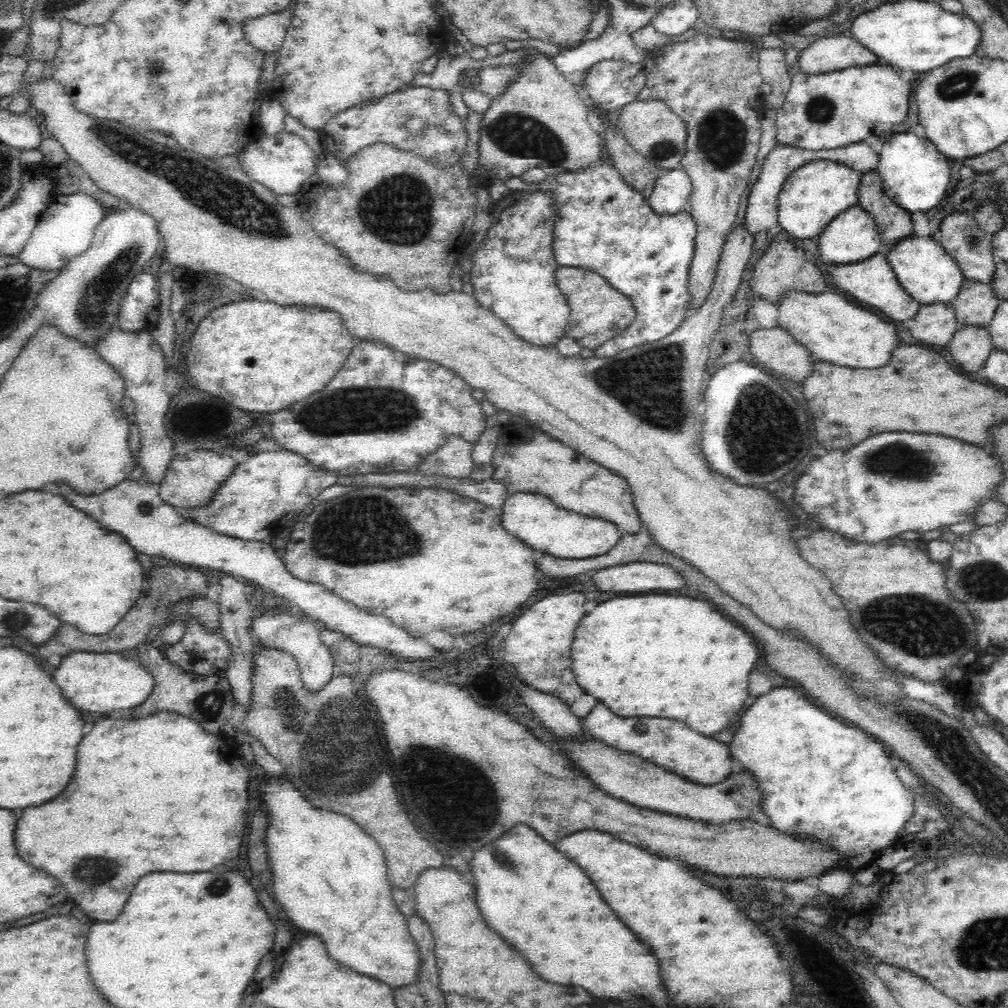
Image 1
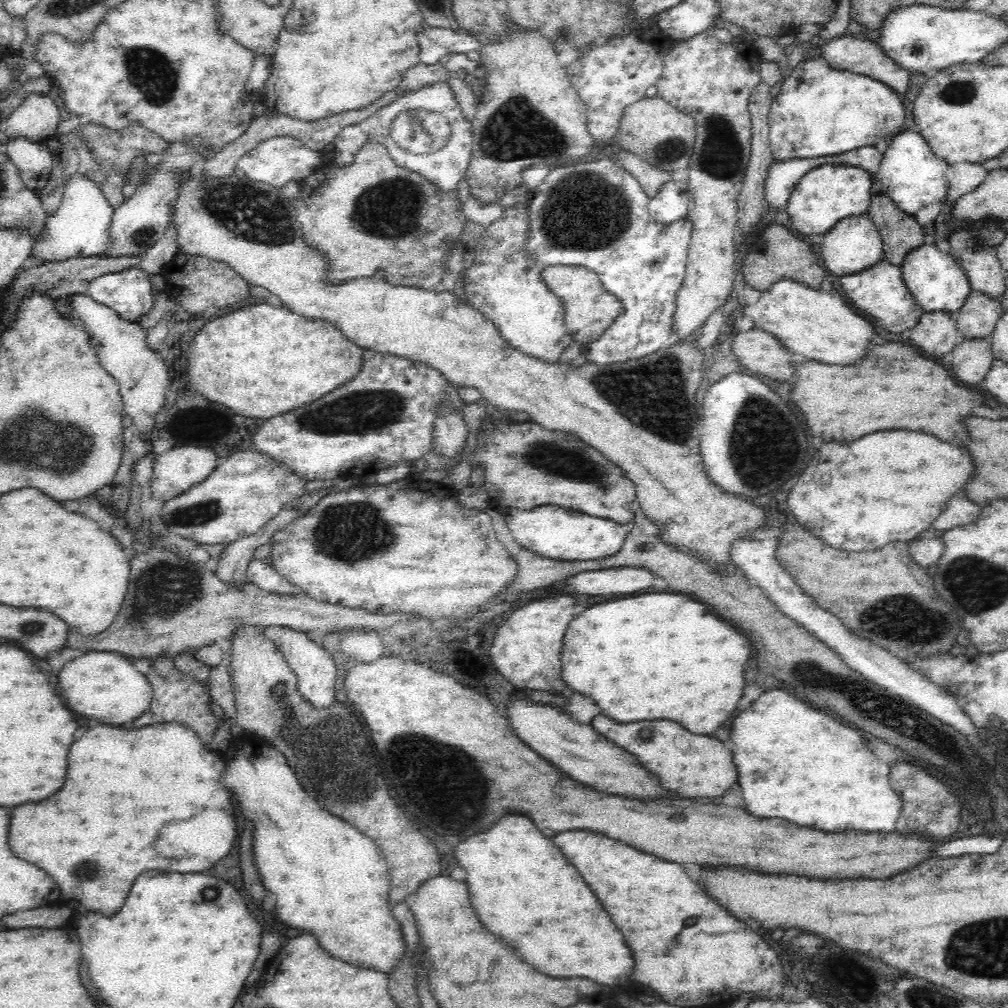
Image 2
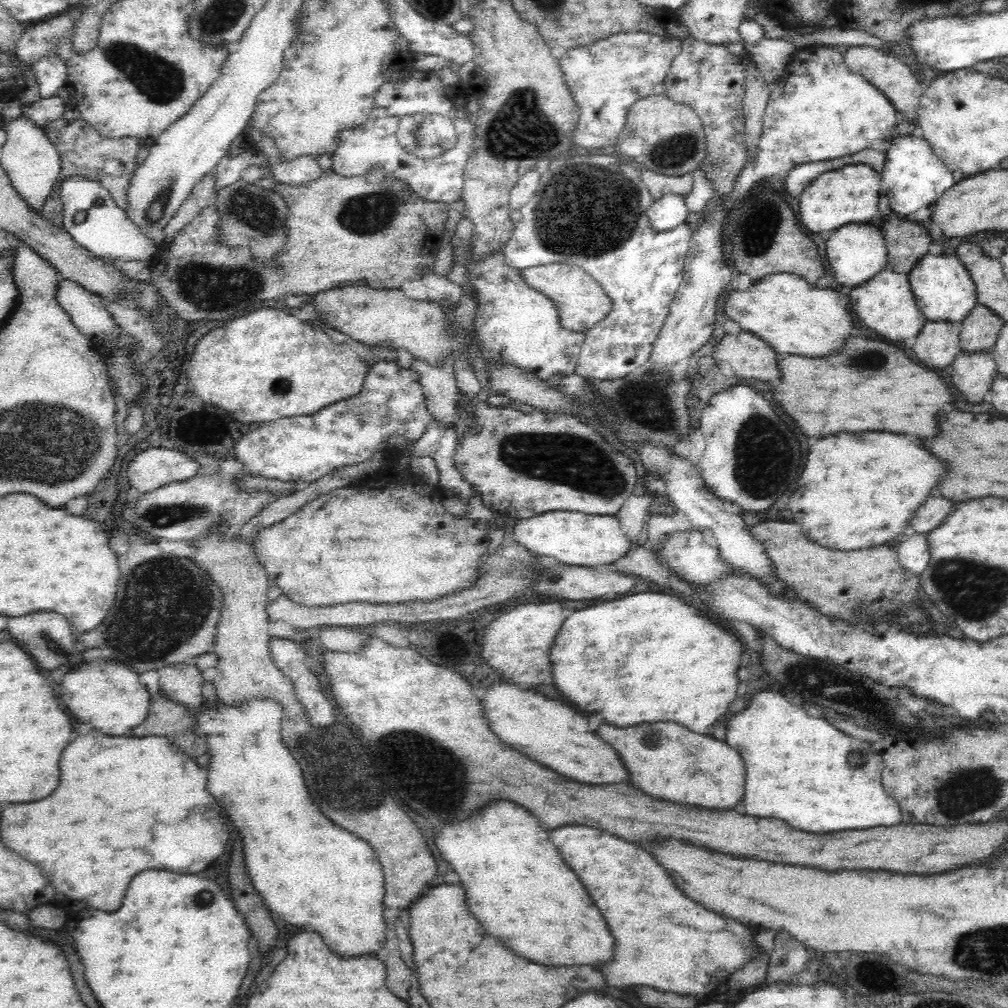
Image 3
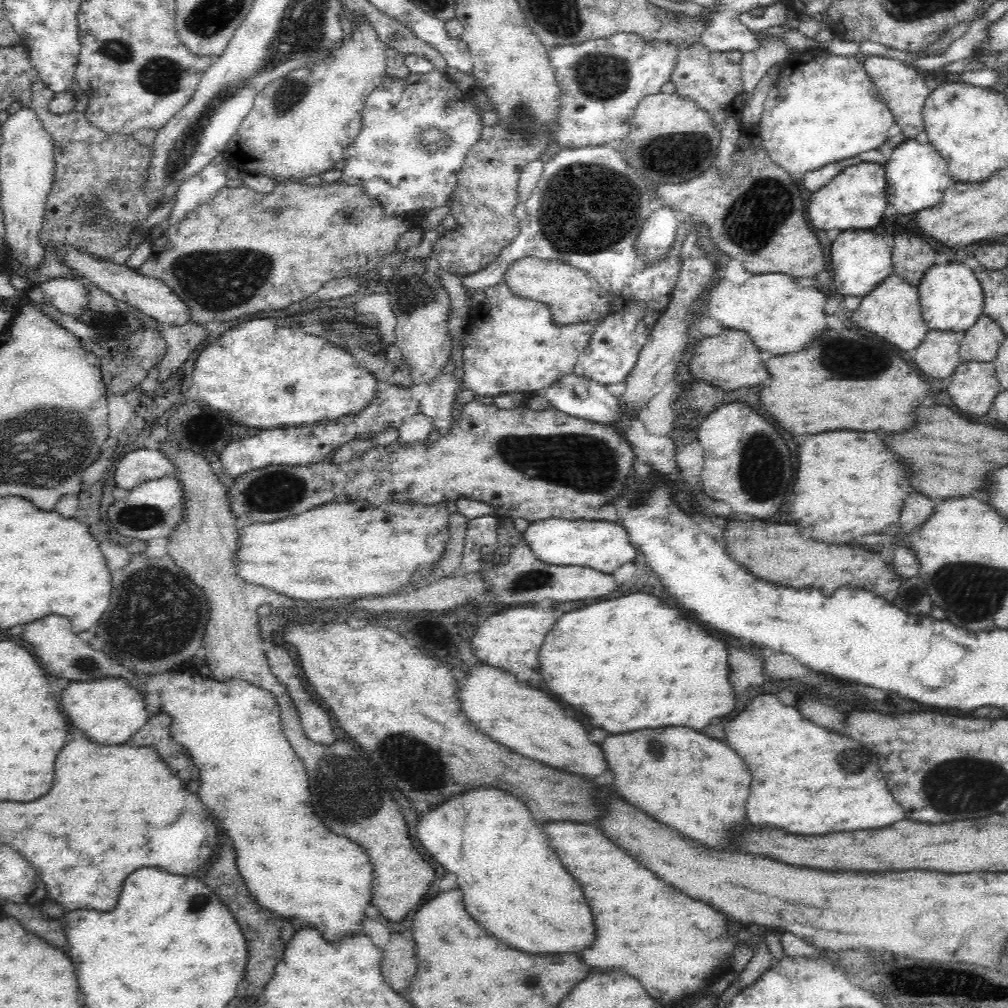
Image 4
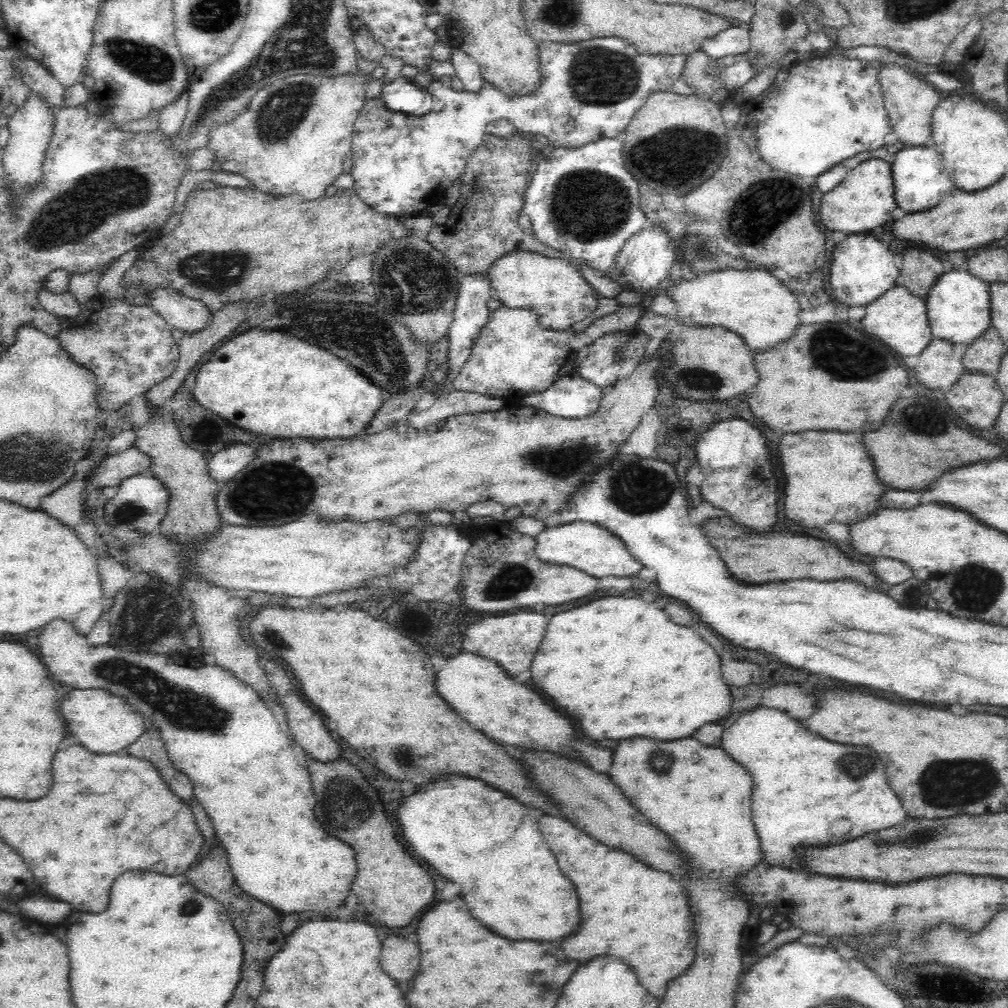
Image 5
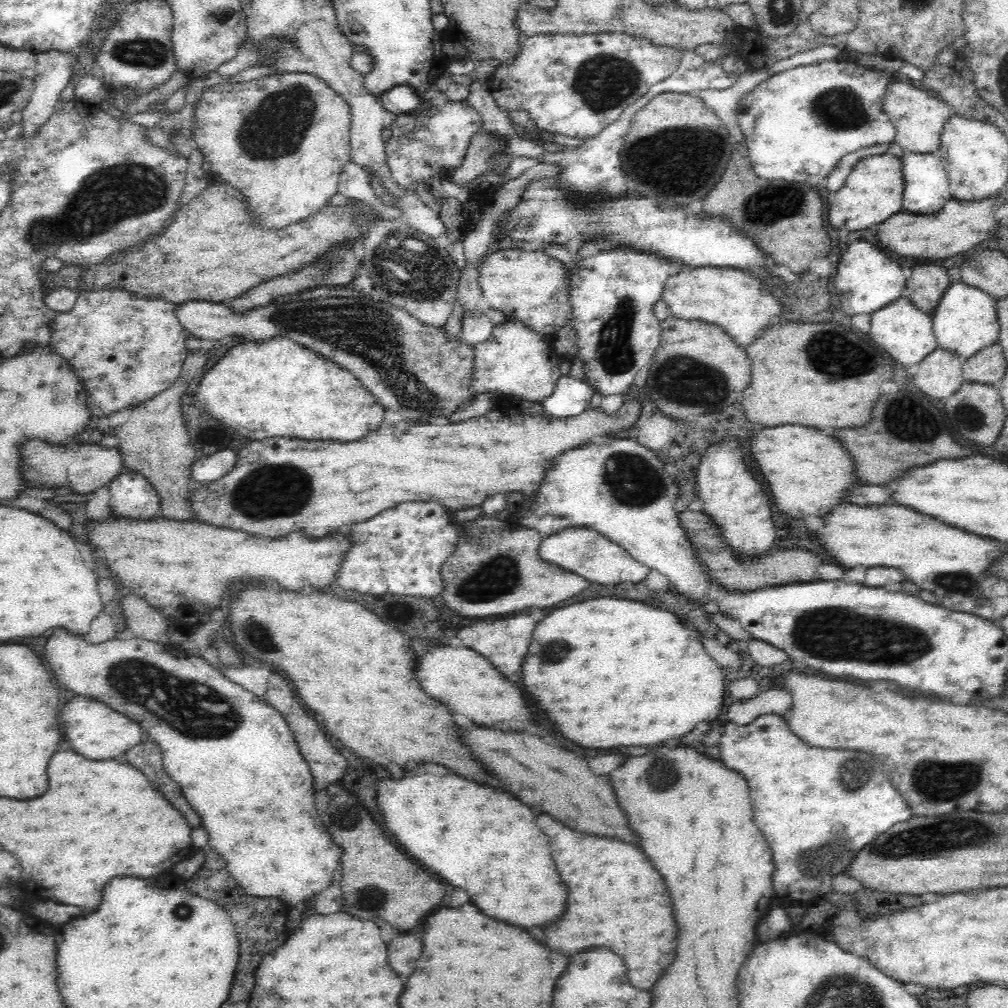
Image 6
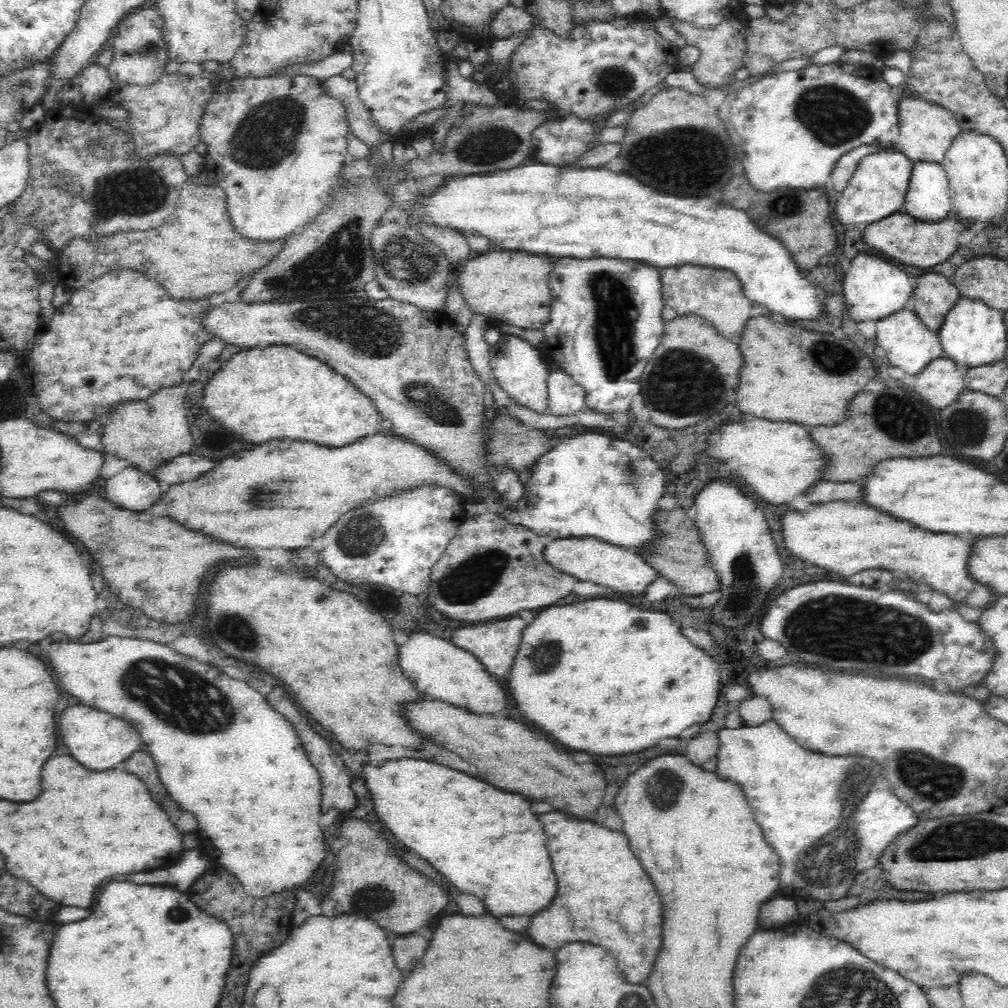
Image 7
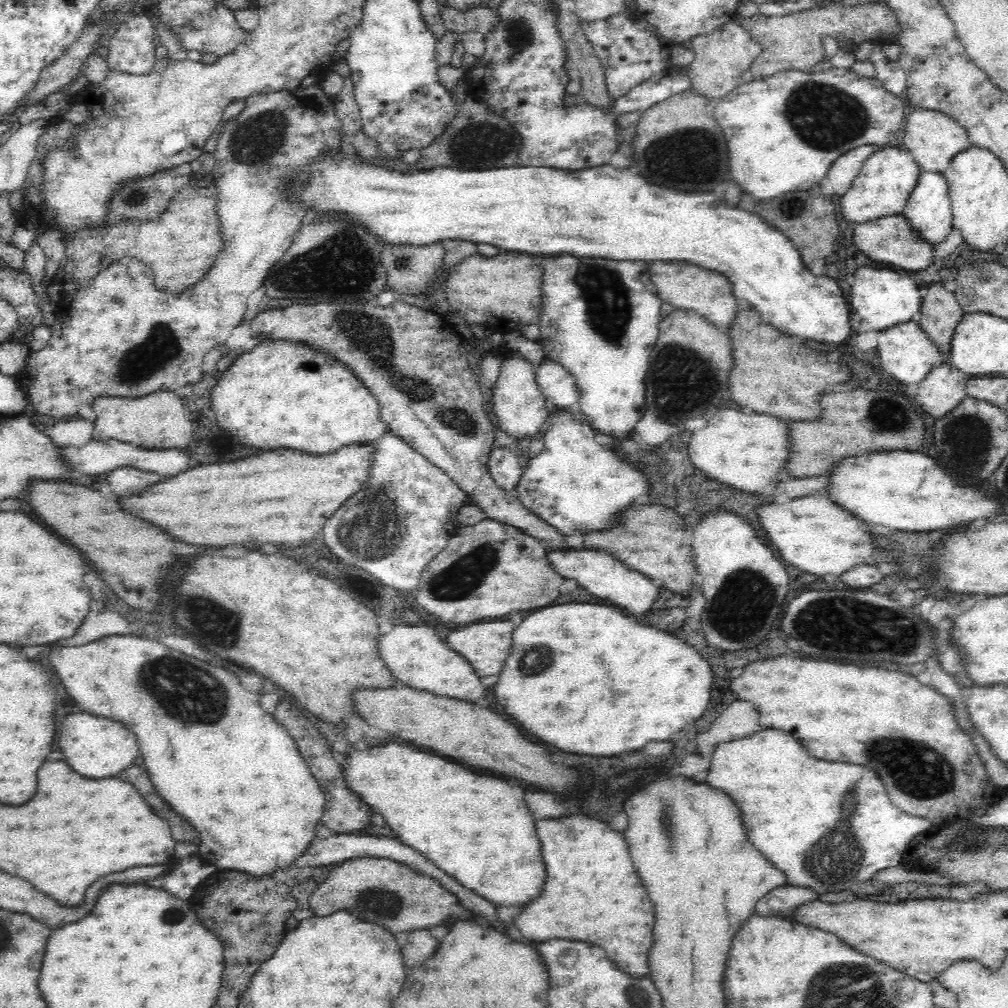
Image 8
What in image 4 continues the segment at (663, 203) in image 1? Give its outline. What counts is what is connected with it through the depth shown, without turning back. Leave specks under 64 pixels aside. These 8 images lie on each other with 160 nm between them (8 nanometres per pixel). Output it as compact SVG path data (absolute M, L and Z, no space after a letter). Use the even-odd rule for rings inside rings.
M667 206L655 208L633 242L636 256L646 265L662 262L676 240L679 216Z

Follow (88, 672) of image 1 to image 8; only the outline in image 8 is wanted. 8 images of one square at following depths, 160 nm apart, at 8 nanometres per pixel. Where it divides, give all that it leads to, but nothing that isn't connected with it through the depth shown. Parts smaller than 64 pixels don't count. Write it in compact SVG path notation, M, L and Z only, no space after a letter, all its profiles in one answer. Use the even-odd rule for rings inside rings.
M86 712L70 714L64 720L58 742L60 742L60 750L64 754L66 764L82 778L94 778L94 780L116 776L120 770L124 770L124 766L126 768L132 766L140 754L136 736L122 726L122 723L112 722L108 718L90 716Z

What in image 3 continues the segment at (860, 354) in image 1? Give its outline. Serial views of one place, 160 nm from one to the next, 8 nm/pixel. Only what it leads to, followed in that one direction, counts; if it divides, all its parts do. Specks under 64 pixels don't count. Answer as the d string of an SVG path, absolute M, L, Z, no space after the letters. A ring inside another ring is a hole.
M781 272L763 276L754 282L750 290L732 290L726 295L726 300L722 304L724 316L734 320L740 330L751 332L760 340L763 340L770 349L780 358L780 356L826 356L840 348L840 344L845 342L845 338L854 334L856 326L850 322L848 311L840 304L840 296L832 290L818 288L811 285L802 277L789 272Z

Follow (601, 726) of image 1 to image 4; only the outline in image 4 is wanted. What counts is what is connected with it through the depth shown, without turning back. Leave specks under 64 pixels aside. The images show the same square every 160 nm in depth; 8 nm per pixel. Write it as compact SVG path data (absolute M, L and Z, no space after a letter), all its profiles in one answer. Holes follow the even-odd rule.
M664 728L664 730L644 730L628 732L620 736L610 736L602 744L606 764L614 776L614 786L618 794L630 804L648 812L658 822L678 830L682 836L696 840L712 850L738 850L740 838L746 832L746 800L750 794L750 772L746 764L732 752L729 746L698 734L690 728ZM652 746L652 754L650 754ZM694 750L702 752L704 758L694 758Z

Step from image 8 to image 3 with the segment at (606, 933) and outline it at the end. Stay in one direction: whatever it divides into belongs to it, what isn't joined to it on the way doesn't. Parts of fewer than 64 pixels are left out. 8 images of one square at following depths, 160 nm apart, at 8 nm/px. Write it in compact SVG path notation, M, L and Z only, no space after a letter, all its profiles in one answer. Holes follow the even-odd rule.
M560 826L560 828L554 828L554 830L550 830L550 840L552 840L552 844L556 844L556 850L560 852L562 860L566 860L566 864L572 866L572 870L578 874L578 878L580 878L582 884L586 886L588 894L592 896L594 904L598 906L600 914L604 916L604 920L606 920L606 924L608 924L610 936L612 936L612 940L614 940L612 958L610 958L608 962L600 964L598 972L606 978L606 982L608 982L610 986L616 986L616 988L620 988L620 986L646 986L646 988L654 988L654 990L658 990L658 992L674 992L674 994L682 994L682 996L692 994L692 996L700 996L700 998L702 998L702 996L712 994L712 992L718 988L718 984L720 984L722 980L726 980L726 976L730 976L734 970L738 970L742 964L746 964L748 960L754 958L756 952L754 952L754 942L752 942L752 936L750 936L748 928L744 928L742 924L738 924L738 922L732 920L732 918L726 918L726 916L722 916L722 914L714 914L714 912L706 910L704 906L688 900L688 898L672 884L672 880L666 876L666 872L664 872L642 848L636 848L634 842L631 843L622 838L616 838L616 836L611 833L604 832L604 830L596 830L596 828L588 828L588 826Z

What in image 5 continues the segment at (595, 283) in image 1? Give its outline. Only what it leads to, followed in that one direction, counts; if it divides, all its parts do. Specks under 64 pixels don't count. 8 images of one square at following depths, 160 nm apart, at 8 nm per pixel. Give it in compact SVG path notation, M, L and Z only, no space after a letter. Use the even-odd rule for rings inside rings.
M515 250L498 257L483 275L501 306L531 310L544 330L567 330L598 308L597 292L566 258L550 258L539 252Z

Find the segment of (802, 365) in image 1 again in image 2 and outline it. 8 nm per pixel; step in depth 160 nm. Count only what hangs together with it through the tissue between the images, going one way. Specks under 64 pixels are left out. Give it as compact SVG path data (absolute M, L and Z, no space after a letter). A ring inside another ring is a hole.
M751 329L734 335L732 355L740 363L742 372L755 377L754 374L766 374L772 380L792 378L792 356L780 341L760 329Z

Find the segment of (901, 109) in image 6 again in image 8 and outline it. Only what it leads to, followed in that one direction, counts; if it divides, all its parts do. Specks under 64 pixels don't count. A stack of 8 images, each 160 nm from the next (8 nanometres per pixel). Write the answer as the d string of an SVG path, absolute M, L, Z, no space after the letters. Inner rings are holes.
M913 108L913 112L905 119L904 146L912 153L914 160L919 164L921 172L943 172L948 168L960 152L966 152L971 147L967 132L955 120L941 112Z

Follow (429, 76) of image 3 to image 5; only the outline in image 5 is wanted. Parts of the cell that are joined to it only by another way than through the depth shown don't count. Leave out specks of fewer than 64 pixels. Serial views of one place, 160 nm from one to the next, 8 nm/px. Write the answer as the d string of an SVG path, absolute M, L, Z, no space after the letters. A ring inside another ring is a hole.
M596 37L577 43L537 42L539 83L530 93L508 95L492 83L485 83L476 95L456 92L434 78L425 89L434 96L434 108L426 116L406 116L388 110L379 97L369 99L355 120L351 147L353 164L350 173L360 198L376 212L393 217L409 217L428 206L442 202L444 193L462 176L469 157L483 142L488 122L506 119L522 133L544 135L554 148L580 148L604 137L618 137L625 131L635 112L654 93L669 90L681 78L686 55L650 55L639 53L635 46L620 37Z

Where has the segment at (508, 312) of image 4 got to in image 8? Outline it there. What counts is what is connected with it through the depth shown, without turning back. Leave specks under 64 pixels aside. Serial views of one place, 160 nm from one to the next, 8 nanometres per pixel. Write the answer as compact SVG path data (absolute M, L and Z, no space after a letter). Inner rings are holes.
M502 348L502 352L505 352L507 360L504 360L500 377L491 390L494 404L491 418L498 418L498 428L504 434L512 436L514 440L522 440L524 436L534 436L540 432L542 423L549 416L550 405L537 385L535 365L514 350Z

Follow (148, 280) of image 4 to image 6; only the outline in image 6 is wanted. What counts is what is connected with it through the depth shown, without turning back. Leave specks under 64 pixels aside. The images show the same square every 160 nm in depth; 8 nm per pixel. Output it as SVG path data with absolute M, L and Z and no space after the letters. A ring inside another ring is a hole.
M350 290L348 294L350 294L350 296L322 296L320 300L297 300L288 301L282 304L274 304L272 302L242 312L236 312L235 309L230 307L228 302L215 303L192 300L178 305L179 310L176 312L176 315L178 315L178 320L183 324L183 327L190 332L190 334L202 340L220 340L221 338L226 338L226 336L240 338L241 336L242 339L249 341L250 343L263 344L267 340L272 340L272 338L278 336L289 338L292 342L304 347L304 349L312 350L312 352L318 354L321 358L334 362L334 364L336 364L338 368L341 368L341 370L350 372L350 374L358 380L358 383L370 392L370 394L374 395L376 402L380 404L380 407L384 409L384 411L392 410L392 412L399 412L402 414L404 420L410 420L412 423L443 422L444 419L456 415L461 409L469 406L473 401L473 398L477 395L474 383L472 383L475 380L475 348L470 345L466 339L461 337L451 337L446 331L444 331L444 325L437 327L422 323L422 321L416 319L408 309L388 304L386 300L382 300L383 296L380 292L376 294L376 298L374 298L372 292L370 292L370 296L364 296L364 292L354 292L354 290Z

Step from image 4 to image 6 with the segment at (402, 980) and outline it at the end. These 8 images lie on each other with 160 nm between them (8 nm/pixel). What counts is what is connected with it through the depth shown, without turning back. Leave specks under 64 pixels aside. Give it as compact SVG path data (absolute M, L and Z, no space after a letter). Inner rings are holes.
M414 934L398 936L388 944L390 966L404 978L408 978L414 972L420 954L422 954L422 940L418 940Z

